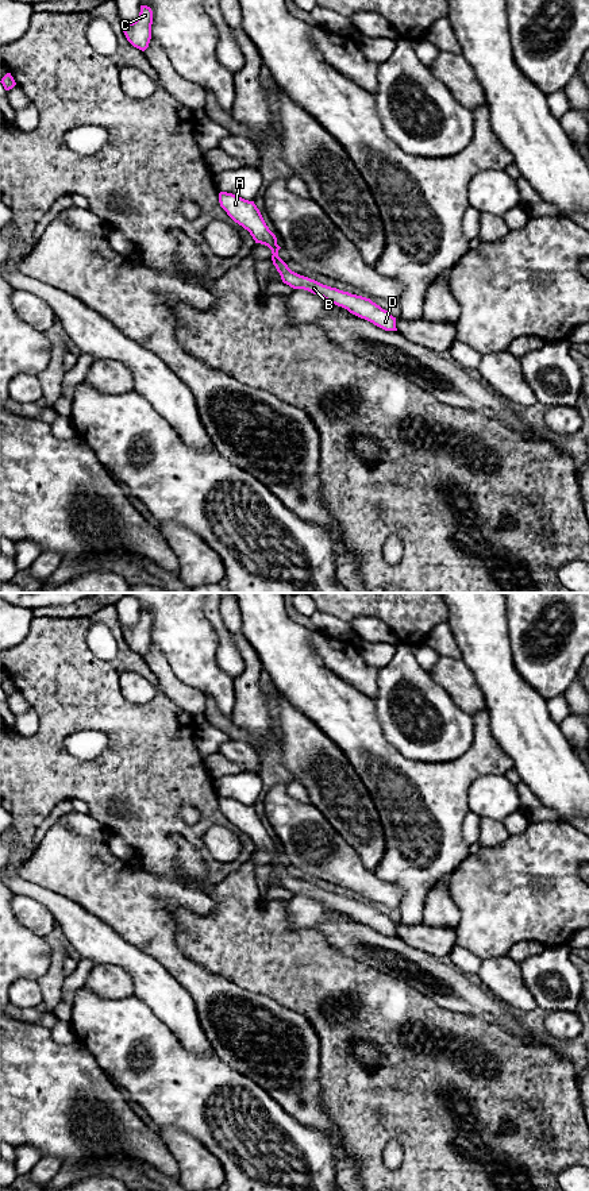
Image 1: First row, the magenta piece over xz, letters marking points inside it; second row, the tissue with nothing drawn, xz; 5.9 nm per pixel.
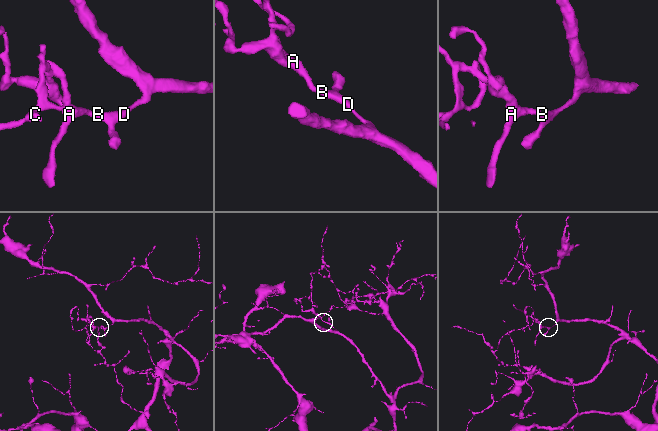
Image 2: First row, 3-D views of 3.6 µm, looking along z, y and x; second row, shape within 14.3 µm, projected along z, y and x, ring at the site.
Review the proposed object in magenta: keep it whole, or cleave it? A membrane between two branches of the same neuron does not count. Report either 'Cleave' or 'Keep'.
Keep

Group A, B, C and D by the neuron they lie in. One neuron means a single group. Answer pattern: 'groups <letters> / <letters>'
groups A B C D

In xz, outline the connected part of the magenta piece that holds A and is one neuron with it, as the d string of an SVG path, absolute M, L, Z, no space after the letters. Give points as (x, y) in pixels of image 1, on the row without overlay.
M220 797L219 808L235 828L250 837L255 848L265 849L272 855L273 870L280 878L284 889L293 894L304 894L317 899L328 907L342 911L350 918L365 924L385 936L397 936L396 922L373 907L370 903L323 890L315 884L292 876L288 870L278 862L278 855L281 852L277 849L277 843L266 830L254 806L245 805L232 798Z

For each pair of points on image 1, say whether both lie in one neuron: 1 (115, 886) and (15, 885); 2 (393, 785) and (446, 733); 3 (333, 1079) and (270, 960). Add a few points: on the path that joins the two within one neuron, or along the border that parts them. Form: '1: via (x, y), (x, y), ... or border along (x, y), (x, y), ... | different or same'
1: border along (18, 874), (30, 882), (68, 897) | different
2: border along (391, 743), (411, 759), (431, 763), (450, 760) | different
3: via (333, 1049), (333, 1029), (300, 990) | same

